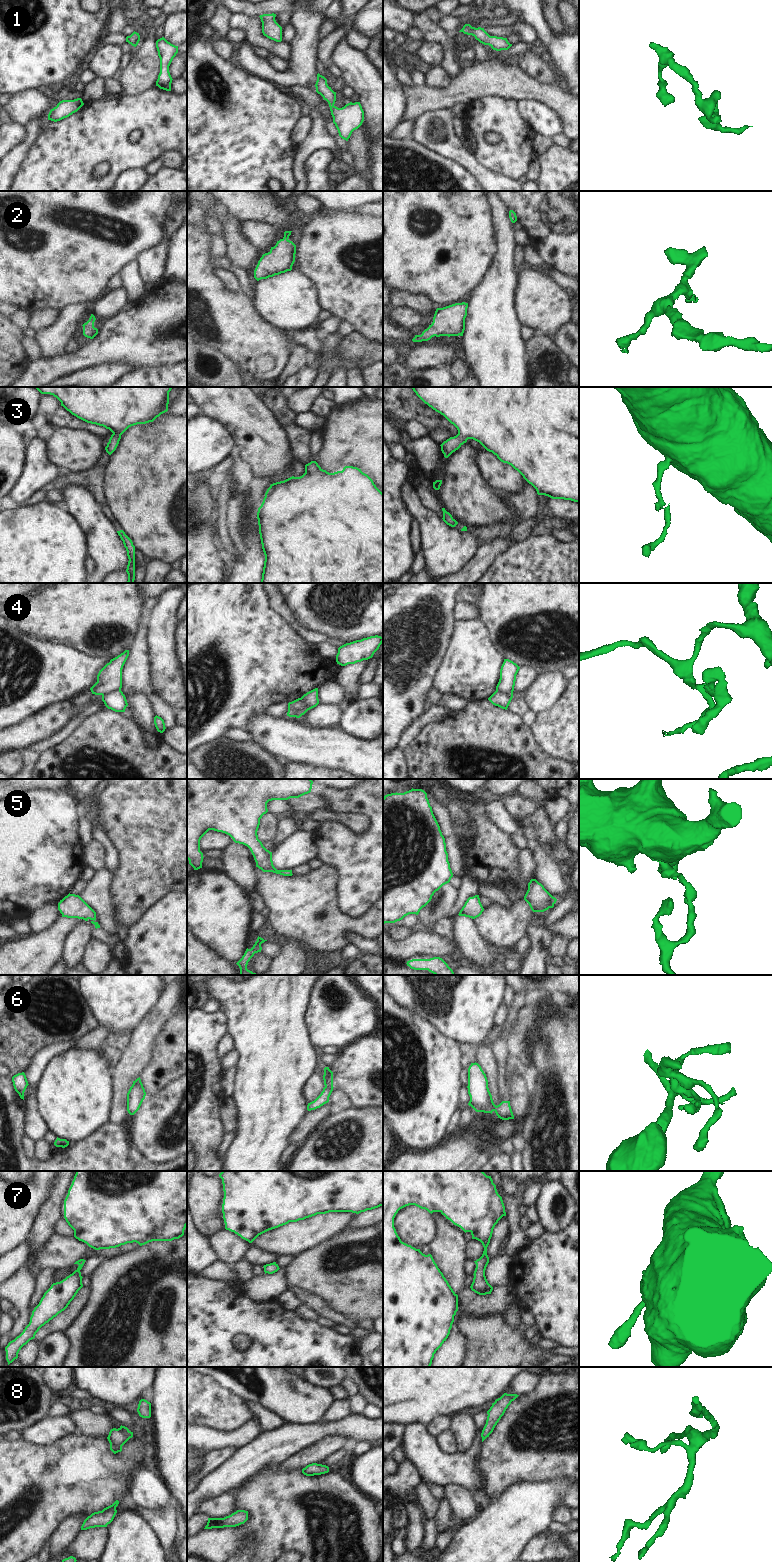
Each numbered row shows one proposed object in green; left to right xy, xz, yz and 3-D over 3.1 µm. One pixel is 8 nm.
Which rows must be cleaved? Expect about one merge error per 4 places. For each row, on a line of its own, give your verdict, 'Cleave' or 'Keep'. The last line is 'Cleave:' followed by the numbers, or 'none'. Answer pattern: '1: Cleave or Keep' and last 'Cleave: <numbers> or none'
1: Keep
2: Keep
3: Keep
4: Cleave
5: Keep
6: Keep
7: Keep
8: Keep
Cleave: 4.

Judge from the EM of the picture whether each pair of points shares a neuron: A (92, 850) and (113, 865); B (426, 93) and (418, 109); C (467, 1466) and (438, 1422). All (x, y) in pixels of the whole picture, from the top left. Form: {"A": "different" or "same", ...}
{"A": "different", "B": "same", "C": "different"}

